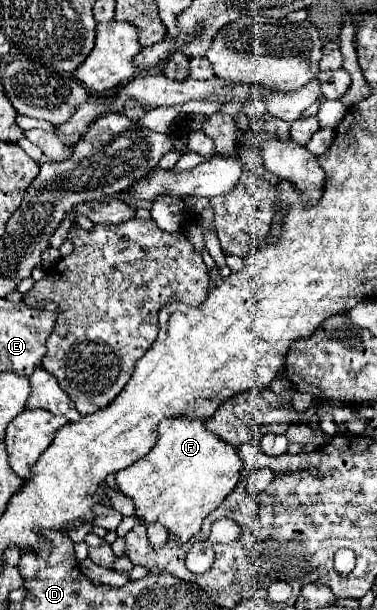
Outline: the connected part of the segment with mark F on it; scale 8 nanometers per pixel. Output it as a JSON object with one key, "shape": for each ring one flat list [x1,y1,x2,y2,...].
{"shape":[[178,417,178,419,164,419,158,425,158,441,150,449,150,455,136,461,128,469,118,471,114,477,122,495,134,501,134,507,136,507,134,515,142,525,148,527,152,523,160,523,166,527,170,537,176,537,178,545,184,545,188,539,192,539,200,531,202,521,238,485,240,471,242,471,242,459,238,457,238,451,232,445,222,443,216,435,212,435,206,429,204,421,198,421,198,419,190,421,190,419]]}

